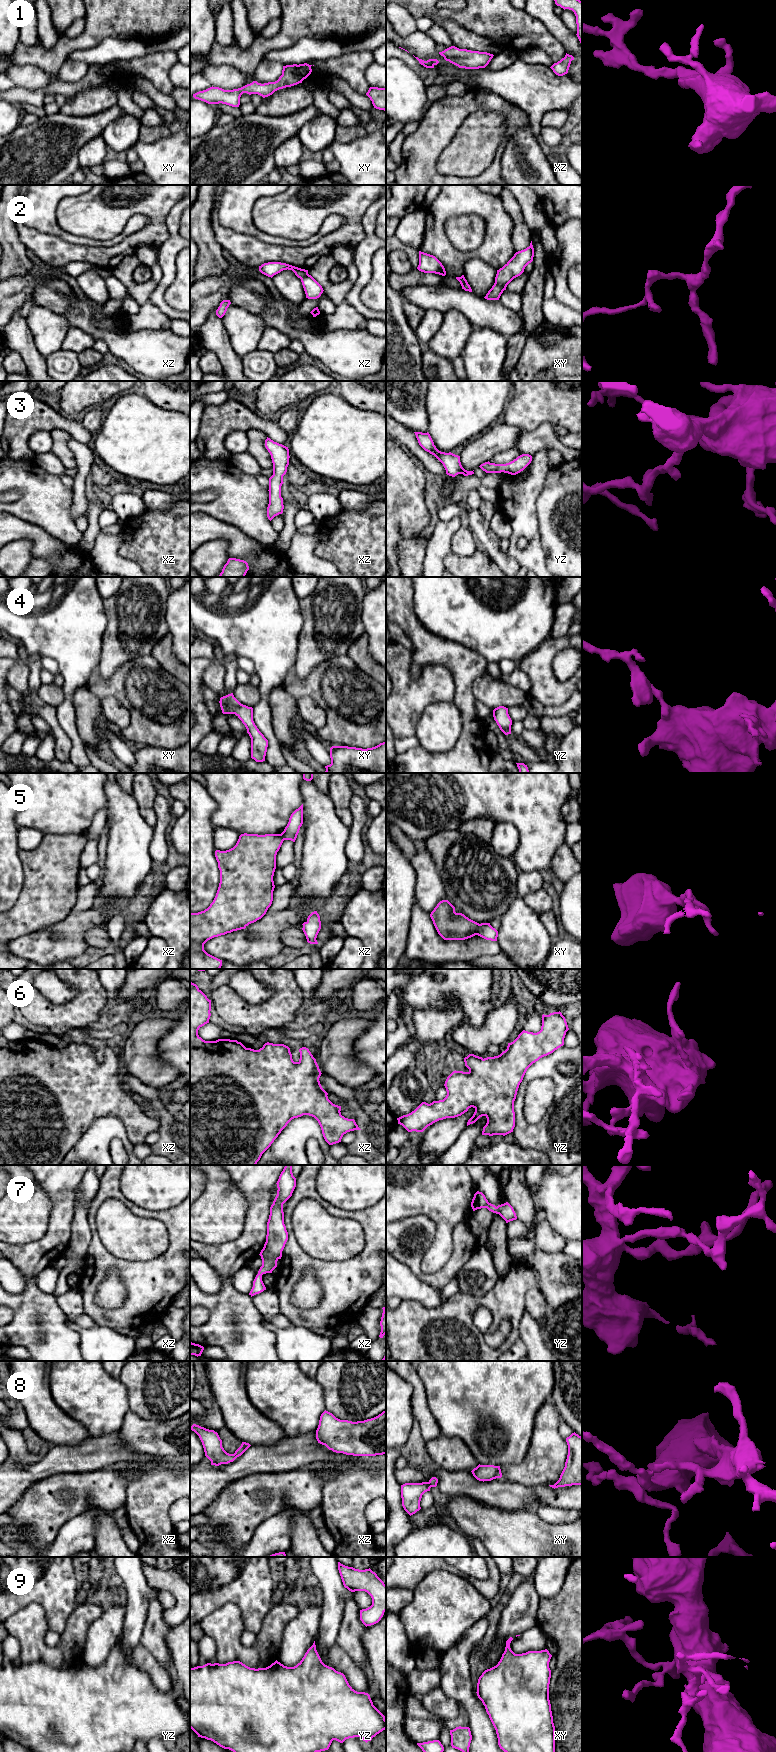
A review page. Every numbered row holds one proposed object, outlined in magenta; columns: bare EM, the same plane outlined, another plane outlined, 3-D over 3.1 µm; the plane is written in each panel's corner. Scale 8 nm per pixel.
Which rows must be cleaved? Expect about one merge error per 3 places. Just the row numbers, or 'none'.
2, 5

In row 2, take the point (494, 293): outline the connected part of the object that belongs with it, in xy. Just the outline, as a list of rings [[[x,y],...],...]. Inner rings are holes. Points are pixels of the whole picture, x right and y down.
[[[494,283],[494,285],[488,291],[488,293],[486,294],[486,296],[484,298],[487,299],[487,300],[499,300],[503,291],[504,291],[504,289],[501,286]]]

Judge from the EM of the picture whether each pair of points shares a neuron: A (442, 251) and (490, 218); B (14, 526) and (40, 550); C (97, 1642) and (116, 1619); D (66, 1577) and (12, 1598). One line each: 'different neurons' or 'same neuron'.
A: same neuron
B: same neuron
C: same neuron
D: same neuron

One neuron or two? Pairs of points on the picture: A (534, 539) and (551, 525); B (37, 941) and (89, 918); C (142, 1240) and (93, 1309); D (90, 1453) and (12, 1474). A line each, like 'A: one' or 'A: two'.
A: two
B: one
C: two
D: one

